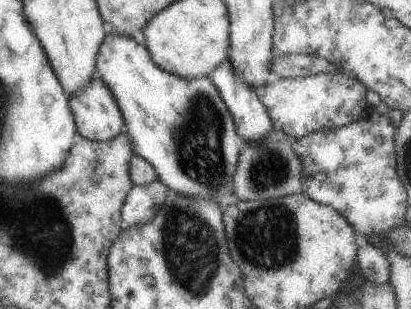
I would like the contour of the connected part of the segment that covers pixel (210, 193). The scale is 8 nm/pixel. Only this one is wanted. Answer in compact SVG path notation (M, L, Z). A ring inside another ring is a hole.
M103 23L103 27L107 32L107 35L104 37L104 40L98 49L97 57L95 58L95 71L93 74L96 78L102 79L105 82L105 85L110 89L110 92L114 95L116 104L124 119L124 132L128 135L129 141L132 143L135 156L142 157L154 167L154 170L158 175L157 179L160 180L160 182L163 182L168 190L177 192L179 195L184 195L185 197L190 197L191 199L218 203L219 207L224 210L226 204L224 204L222 200L224 200L228 194L233 194L233 176L241 150L245 145L245 140L238 136L234 119L232 118L228 107L224 104L219 90L212 84L209 77L185 79L169 73L167 70L160 68L160 66L151 59L149 50L146 46L136 43L132 37L127 37L114 32L108 23Z

